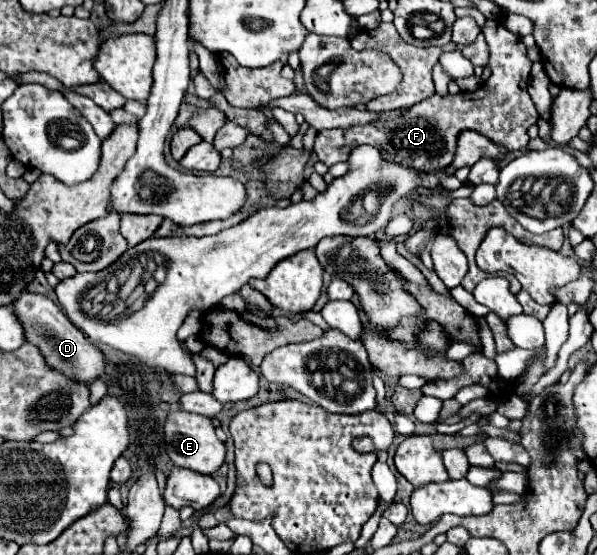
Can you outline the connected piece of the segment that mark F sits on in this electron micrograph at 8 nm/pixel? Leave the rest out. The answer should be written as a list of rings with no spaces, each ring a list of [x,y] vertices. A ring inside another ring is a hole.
[[[488,19],[482,27],[482,35],[490,47],[488,67],[492,73],[478,91],[458,93],[448,97],[430,97],[410,107],[398,121],[374,123],[374,125],[356,125],[348,129],[328,129],[320,131],[314,141],[314,153],[328,167],[346,161],[352,147],[368,143],[374,145],[386,155],[388,161],[398,161],[416,169],[432,171],[436,167],[450,165],[456,149],[456,137],[462,129],[480,131],[494,145],[504,147],[506,151],[522,151],[528,147],[528,127],[536,124],[538,112],[528,95],[528,77],[532,61],[526,55],[526,45],[514,33],[510,33],[500,21]]]

